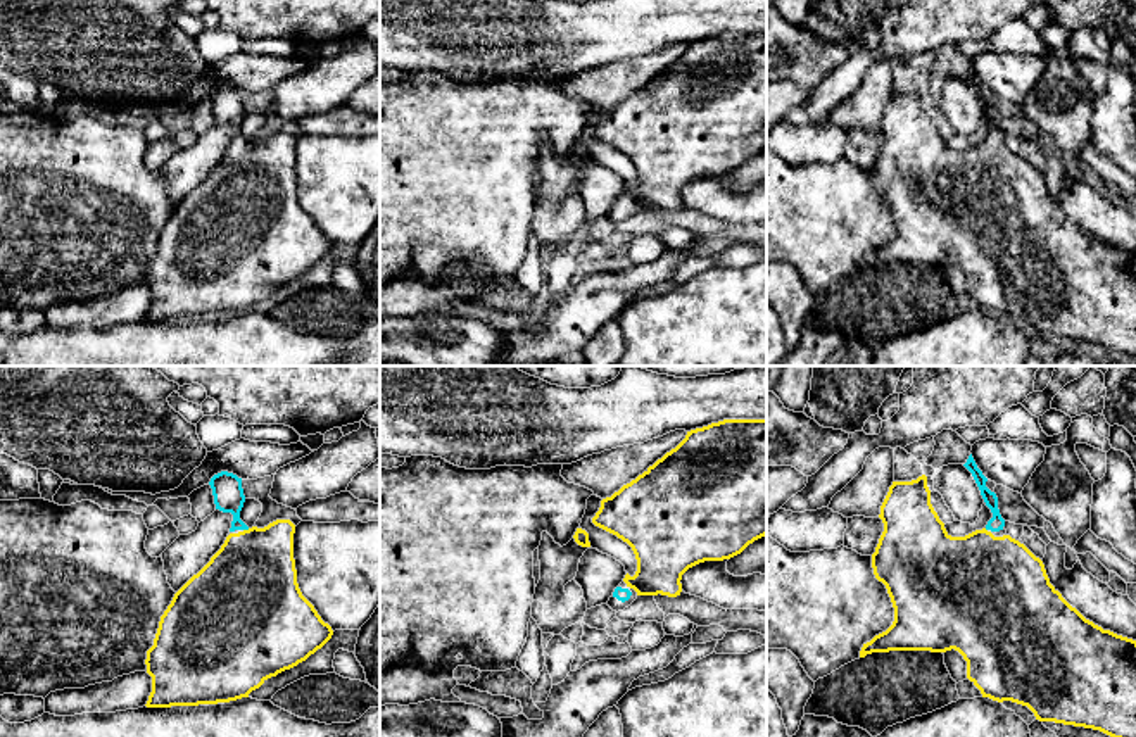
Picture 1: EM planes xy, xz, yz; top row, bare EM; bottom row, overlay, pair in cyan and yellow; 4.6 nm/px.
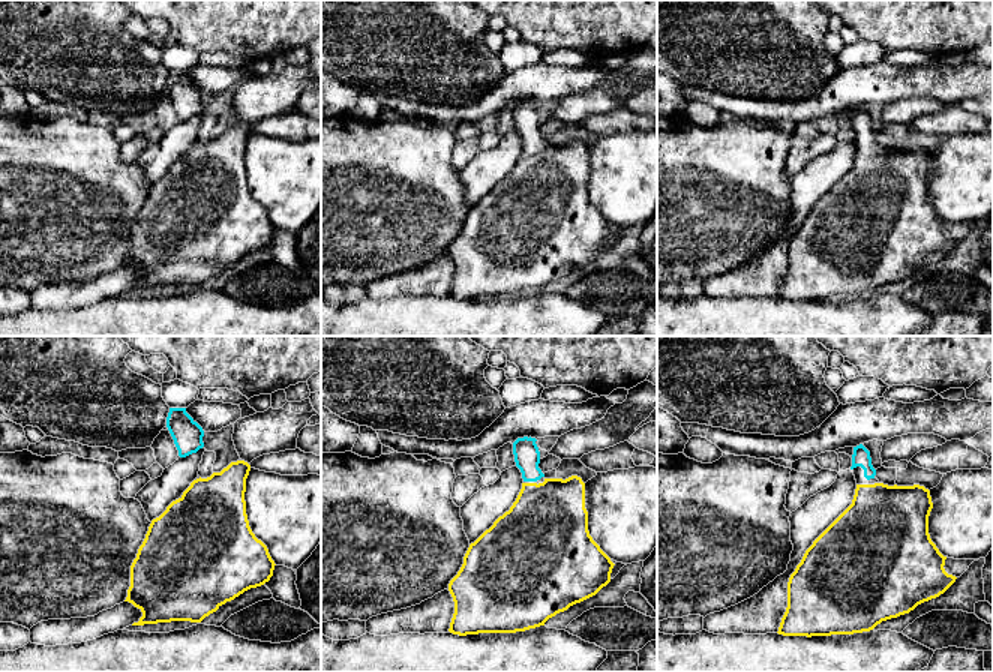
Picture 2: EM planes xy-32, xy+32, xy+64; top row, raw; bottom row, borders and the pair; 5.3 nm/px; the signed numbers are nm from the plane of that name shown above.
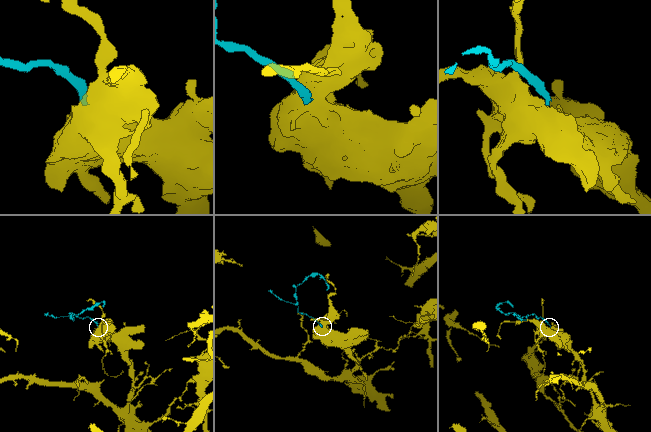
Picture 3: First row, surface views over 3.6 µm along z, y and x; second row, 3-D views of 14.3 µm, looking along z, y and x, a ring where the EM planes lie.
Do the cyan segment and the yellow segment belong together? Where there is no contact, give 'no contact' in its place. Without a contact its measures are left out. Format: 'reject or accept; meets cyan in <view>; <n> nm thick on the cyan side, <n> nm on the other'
accept; meets cyan in xy; 140 nm thick on the cyan side, 420 nm on the other

